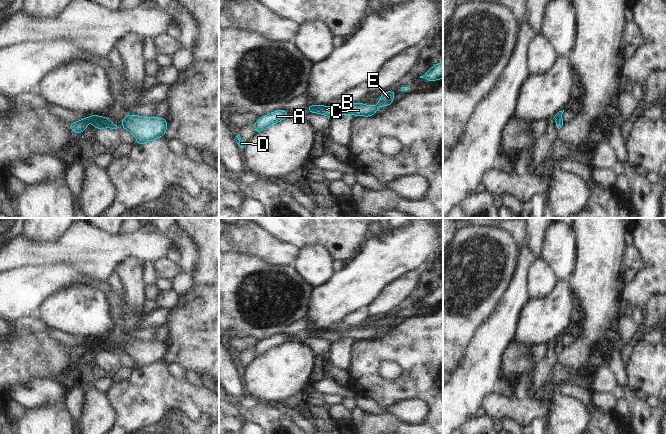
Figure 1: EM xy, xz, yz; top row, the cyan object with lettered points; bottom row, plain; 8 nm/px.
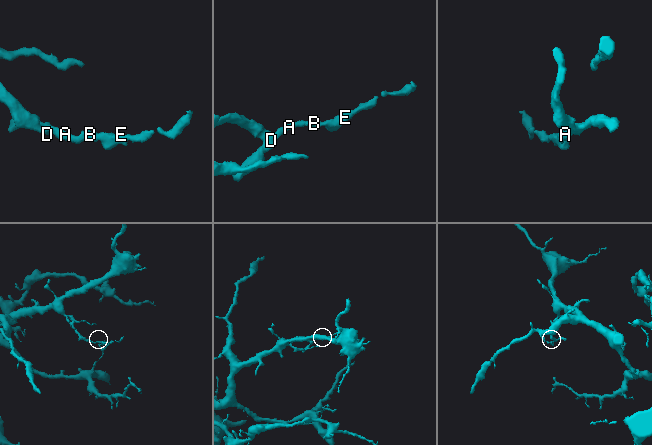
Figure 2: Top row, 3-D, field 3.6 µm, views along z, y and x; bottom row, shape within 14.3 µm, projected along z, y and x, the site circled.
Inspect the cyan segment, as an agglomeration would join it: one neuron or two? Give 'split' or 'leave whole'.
leave whole

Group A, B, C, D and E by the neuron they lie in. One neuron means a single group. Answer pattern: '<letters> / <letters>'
A B C D E

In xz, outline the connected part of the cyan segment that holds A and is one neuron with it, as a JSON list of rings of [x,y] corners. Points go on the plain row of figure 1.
[[[279,333],[263,341],[258,341],[256,347],[253,349],[255,357],[259,357],[267,351],[286,343],[288,337],[289,335]]]

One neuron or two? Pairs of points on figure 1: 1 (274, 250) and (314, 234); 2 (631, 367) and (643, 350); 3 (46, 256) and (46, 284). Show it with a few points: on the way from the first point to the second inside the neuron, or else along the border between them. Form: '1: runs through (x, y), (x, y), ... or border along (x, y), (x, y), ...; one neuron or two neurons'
1: border along (270, 233), (281, 240), (302, 248); two neurons
2: runs through (635, 363), (643, 354); one neuron
3: border along (70, 264), (44, 264), (23, 267); two neurons

